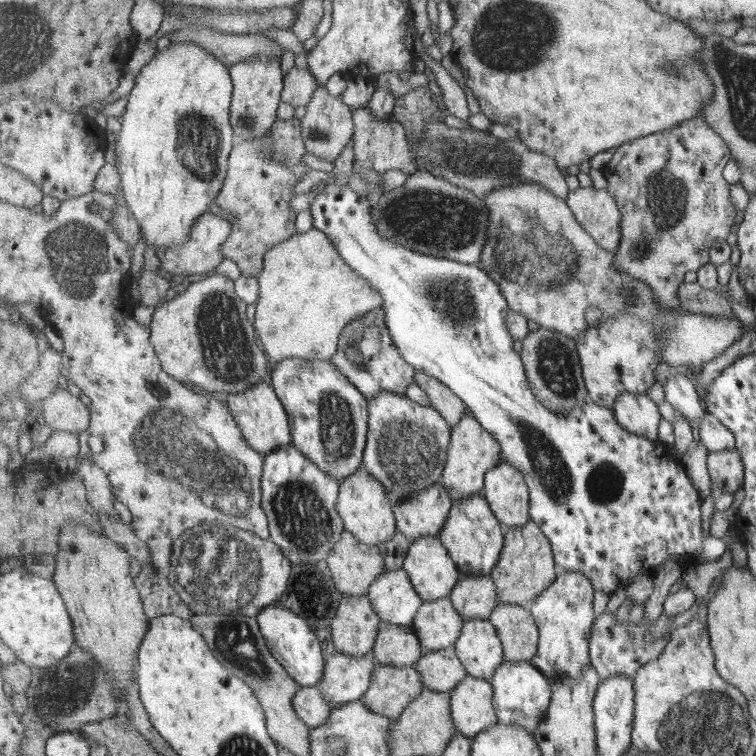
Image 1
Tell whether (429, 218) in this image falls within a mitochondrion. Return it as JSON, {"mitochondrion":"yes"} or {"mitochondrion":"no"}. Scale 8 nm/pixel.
{"mitochondrion":"yes"}

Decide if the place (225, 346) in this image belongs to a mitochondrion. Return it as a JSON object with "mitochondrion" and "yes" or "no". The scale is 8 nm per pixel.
{"mitochondrion":"yes"}

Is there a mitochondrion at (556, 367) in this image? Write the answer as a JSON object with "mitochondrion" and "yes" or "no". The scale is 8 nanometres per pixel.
{"mitochondrion":"yes"}

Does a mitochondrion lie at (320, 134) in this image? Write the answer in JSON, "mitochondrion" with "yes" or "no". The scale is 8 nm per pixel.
{"mitochondrion":"yes"}

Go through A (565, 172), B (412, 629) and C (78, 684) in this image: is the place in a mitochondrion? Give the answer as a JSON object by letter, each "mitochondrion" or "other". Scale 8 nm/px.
{"A":"other","B":"other","C":"mitochondrion"}

